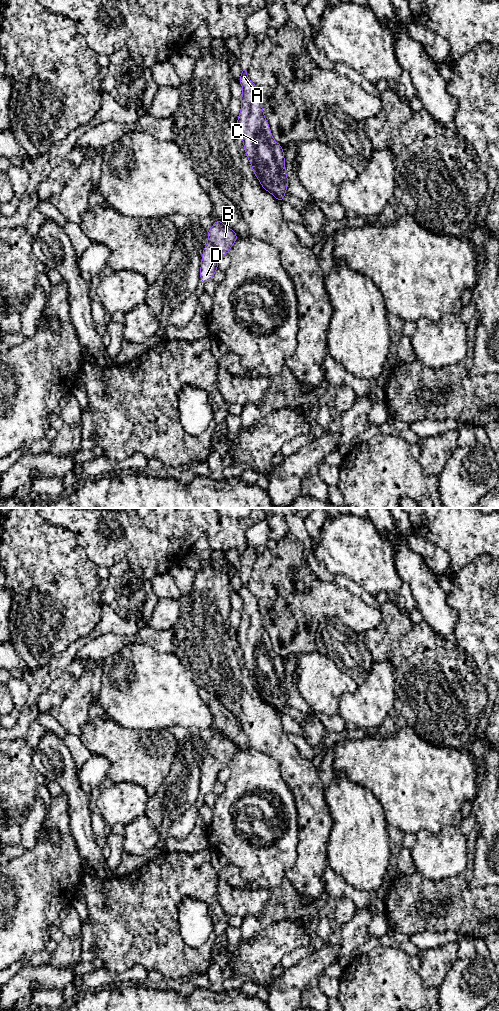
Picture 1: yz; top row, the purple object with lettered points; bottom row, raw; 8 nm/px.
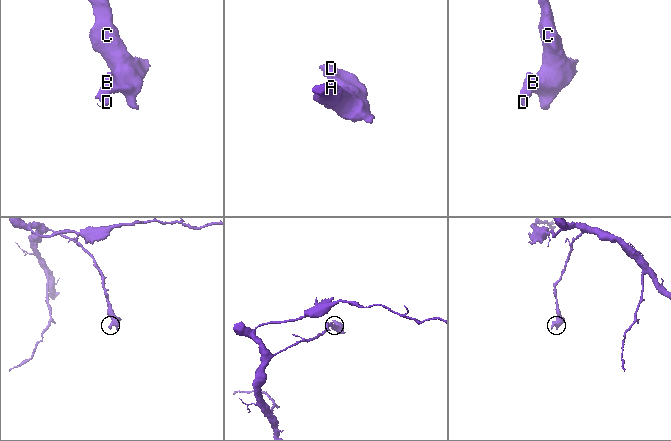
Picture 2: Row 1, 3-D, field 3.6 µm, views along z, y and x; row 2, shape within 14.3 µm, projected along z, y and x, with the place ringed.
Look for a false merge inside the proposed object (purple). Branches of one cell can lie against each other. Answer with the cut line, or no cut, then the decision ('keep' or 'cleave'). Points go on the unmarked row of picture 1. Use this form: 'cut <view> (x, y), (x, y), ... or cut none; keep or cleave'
cut none; keep

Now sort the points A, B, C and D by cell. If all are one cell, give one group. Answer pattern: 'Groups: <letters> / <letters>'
Groups: A B C D

